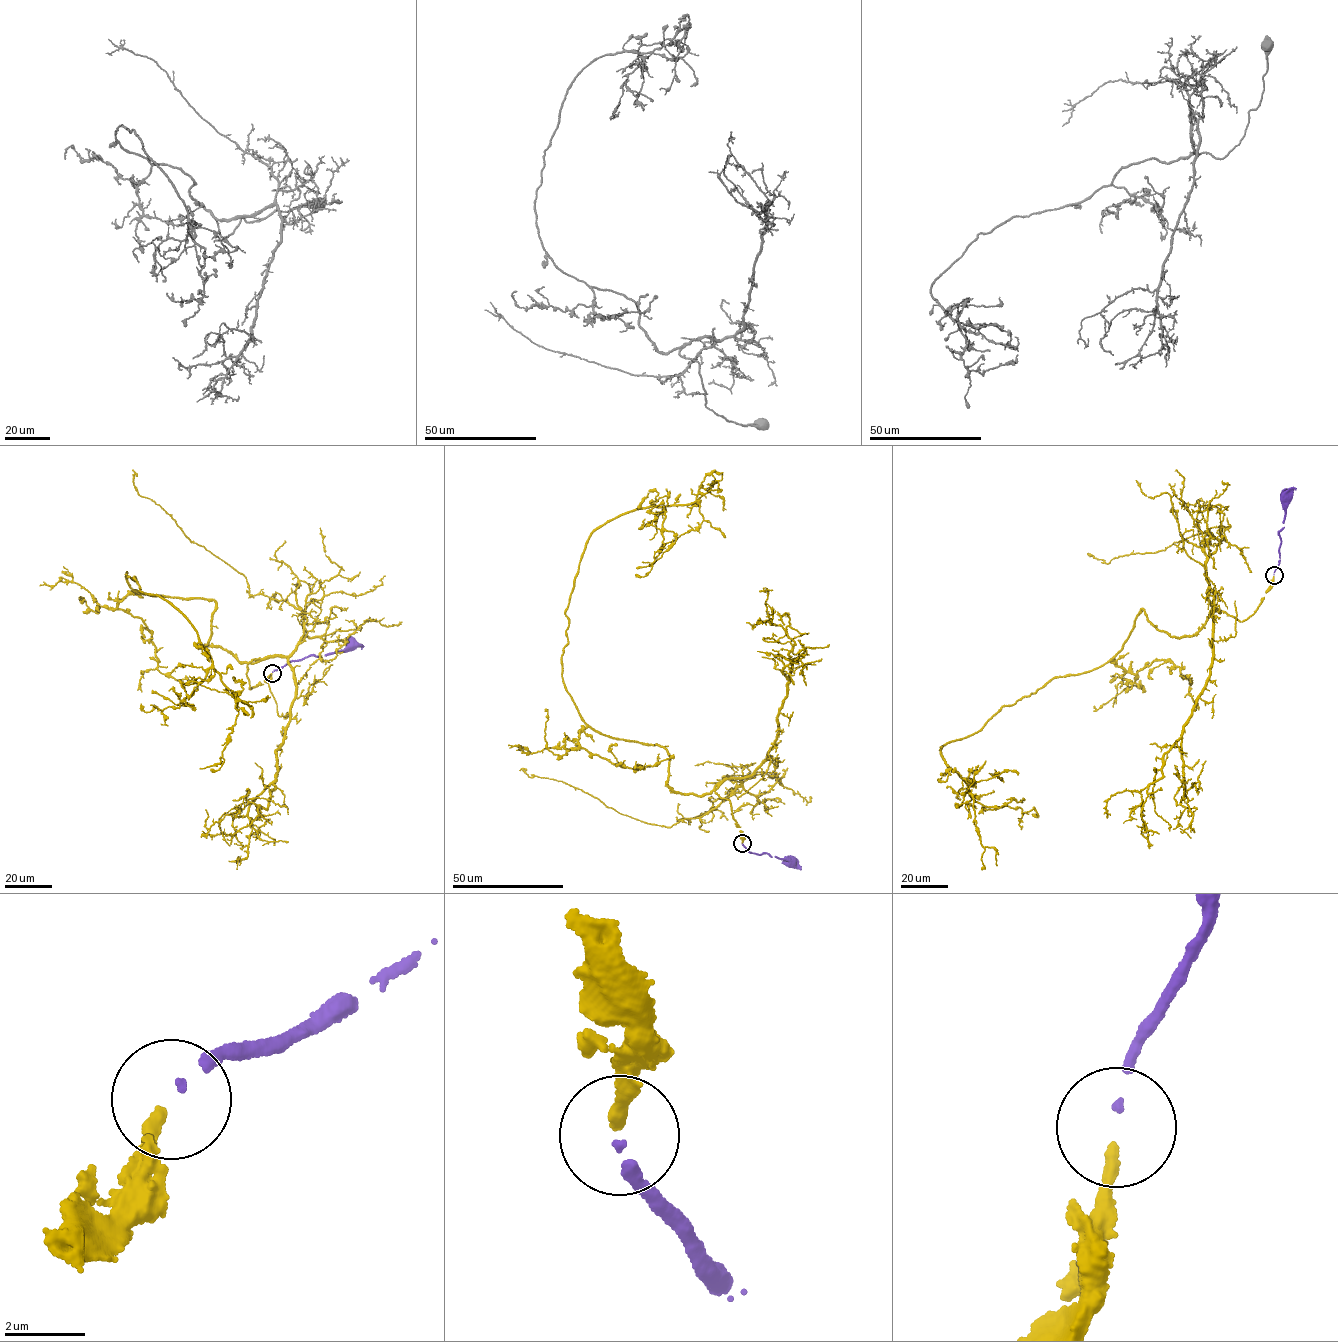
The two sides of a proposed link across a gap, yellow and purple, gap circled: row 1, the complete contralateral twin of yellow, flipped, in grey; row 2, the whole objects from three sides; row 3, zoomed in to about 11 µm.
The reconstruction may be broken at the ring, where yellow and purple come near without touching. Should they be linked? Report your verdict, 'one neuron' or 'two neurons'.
one neuron

